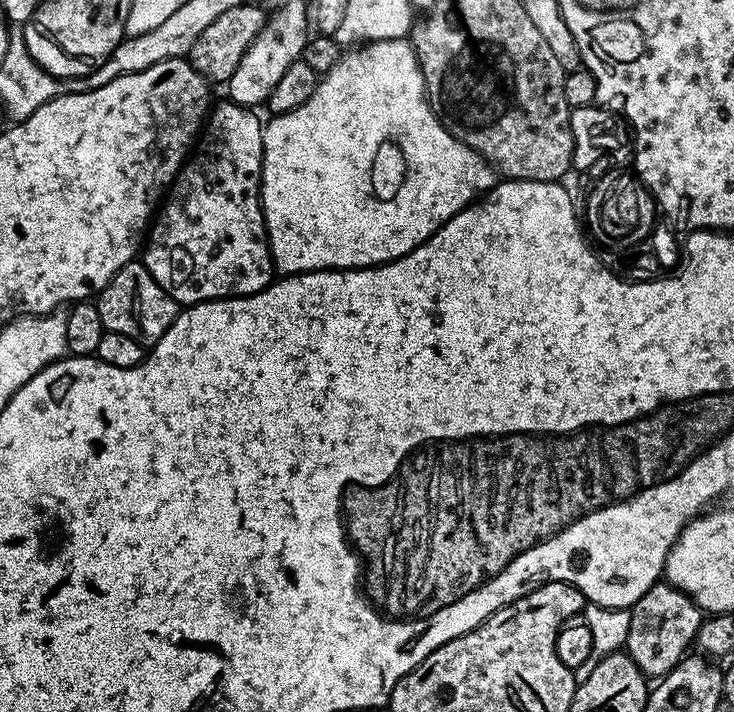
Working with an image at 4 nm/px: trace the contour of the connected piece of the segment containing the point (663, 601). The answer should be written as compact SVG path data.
M657 582L636 604L632 605L626 651L645 677L663 678L685 659L688 644L695 637L701 609L697 608L678 588L667 582Z

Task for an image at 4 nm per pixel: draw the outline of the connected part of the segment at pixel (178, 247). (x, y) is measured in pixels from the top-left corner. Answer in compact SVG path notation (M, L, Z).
M231 102L220 104L217 108L215 105L209 111L194 151L167 189L147 229L142 244L144 269L177 305L191 306L207 300L252 296L273 283L274 265L264 231L264 211L260 205L264 124L252 112L255 111L251 107Z

